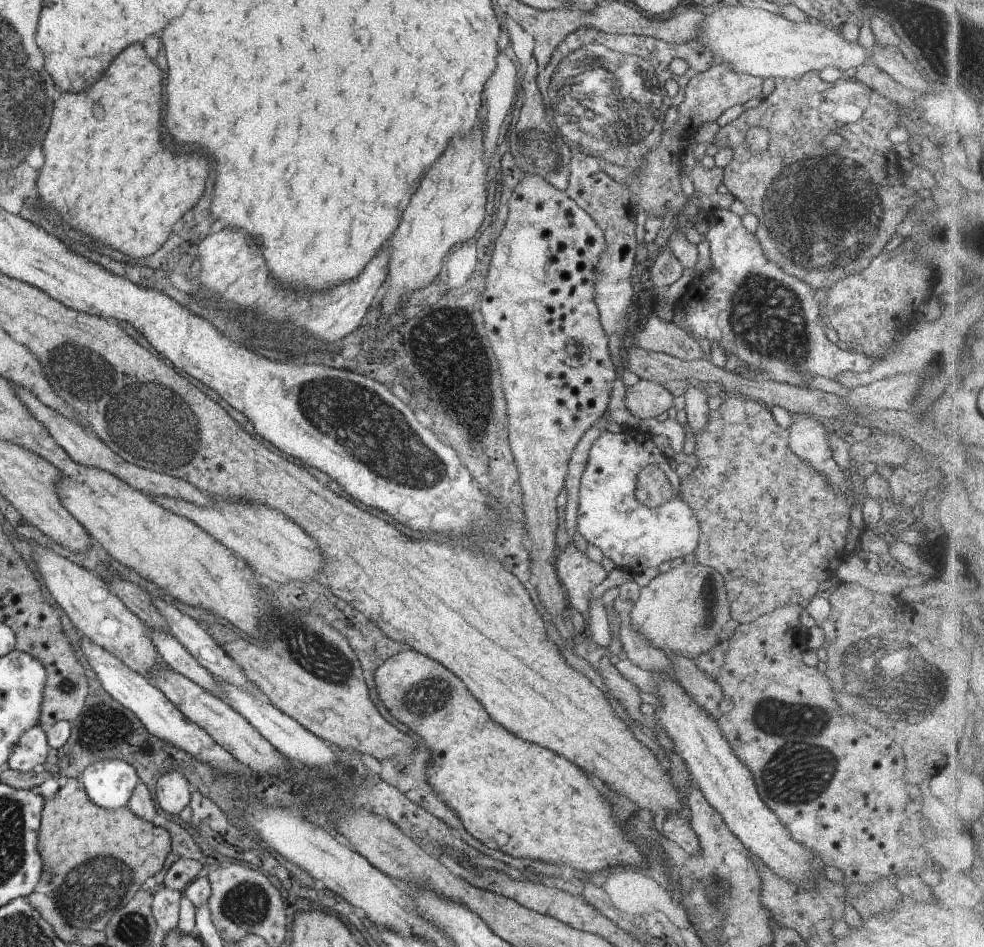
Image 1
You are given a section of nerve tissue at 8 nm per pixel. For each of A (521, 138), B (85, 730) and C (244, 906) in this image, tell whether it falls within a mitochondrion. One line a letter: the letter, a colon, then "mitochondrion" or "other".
A: other
B: other
C: mitochondrion

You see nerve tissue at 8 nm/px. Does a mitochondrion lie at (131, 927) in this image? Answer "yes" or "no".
yes

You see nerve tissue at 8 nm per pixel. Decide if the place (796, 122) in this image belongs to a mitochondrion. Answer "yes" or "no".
no

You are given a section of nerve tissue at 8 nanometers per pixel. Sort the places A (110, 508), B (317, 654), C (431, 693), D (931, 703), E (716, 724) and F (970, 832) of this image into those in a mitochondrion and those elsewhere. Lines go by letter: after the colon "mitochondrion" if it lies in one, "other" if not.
A: other
B: mitochondrion
C: mitochondrion
D: mitochondrion
E: other
F: other

